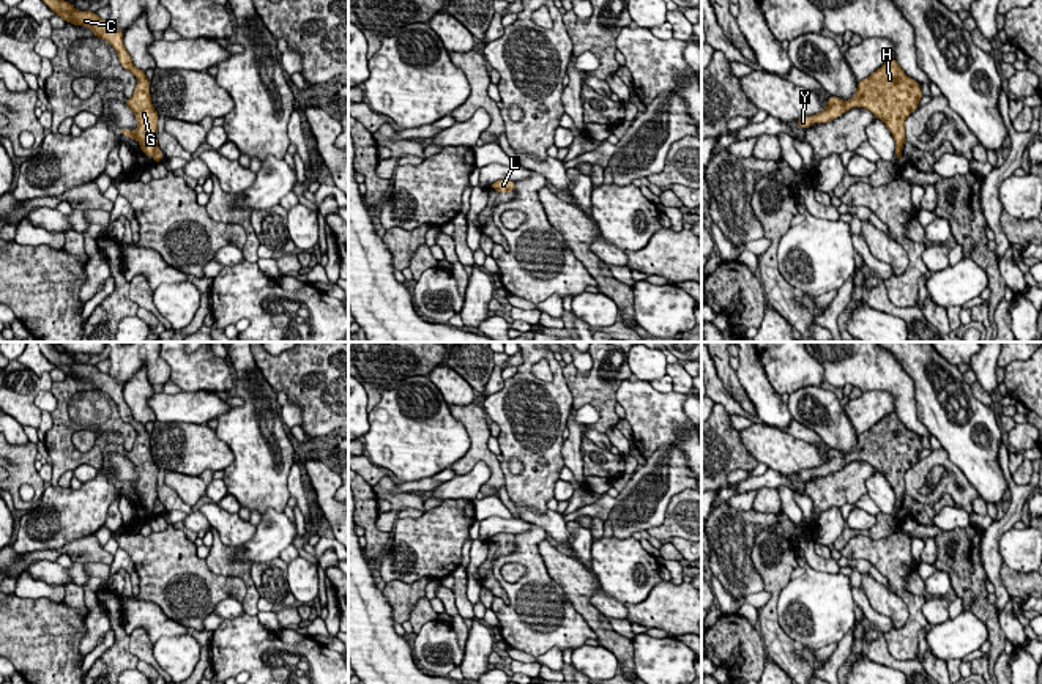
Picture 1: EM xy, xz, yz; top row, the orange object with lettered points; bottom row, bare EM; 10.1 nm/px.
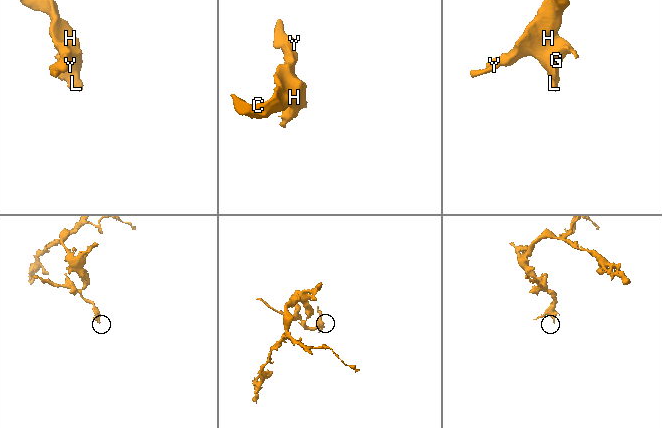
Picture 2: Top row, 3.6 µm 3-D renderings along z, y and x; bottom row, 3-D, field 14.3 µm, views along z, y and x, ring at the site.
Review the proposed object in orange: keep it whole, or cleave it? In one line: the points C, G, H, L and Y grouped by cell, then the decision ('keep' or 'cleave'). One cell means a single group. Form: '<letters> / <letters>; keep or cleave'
C G H L Y; keep

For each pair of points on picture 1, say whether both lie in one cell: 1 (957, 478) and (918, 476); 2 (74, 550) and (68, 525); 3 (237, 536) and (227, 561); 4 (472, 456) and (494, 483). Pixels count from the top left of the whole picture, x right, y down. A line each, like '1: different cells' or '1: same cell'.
1: same cell
2: different cells
3: different cells
4: same cell

